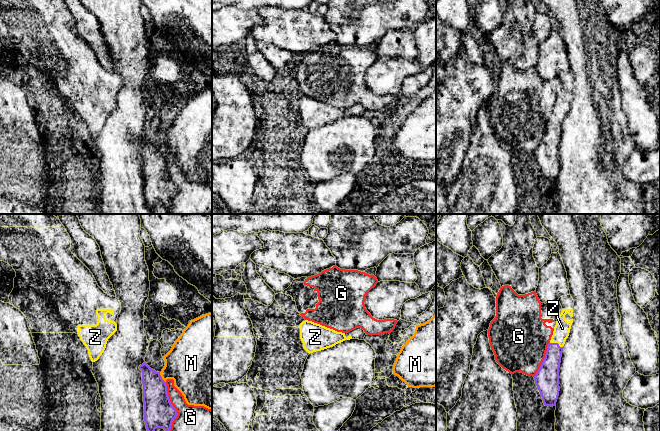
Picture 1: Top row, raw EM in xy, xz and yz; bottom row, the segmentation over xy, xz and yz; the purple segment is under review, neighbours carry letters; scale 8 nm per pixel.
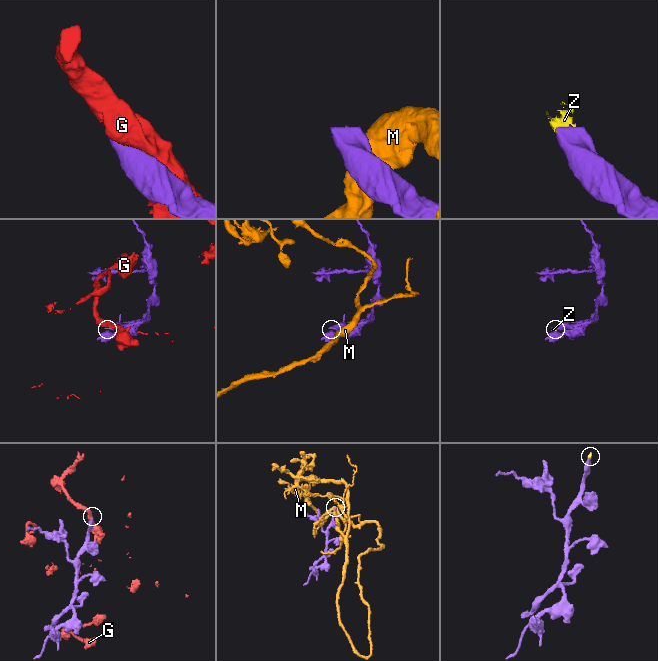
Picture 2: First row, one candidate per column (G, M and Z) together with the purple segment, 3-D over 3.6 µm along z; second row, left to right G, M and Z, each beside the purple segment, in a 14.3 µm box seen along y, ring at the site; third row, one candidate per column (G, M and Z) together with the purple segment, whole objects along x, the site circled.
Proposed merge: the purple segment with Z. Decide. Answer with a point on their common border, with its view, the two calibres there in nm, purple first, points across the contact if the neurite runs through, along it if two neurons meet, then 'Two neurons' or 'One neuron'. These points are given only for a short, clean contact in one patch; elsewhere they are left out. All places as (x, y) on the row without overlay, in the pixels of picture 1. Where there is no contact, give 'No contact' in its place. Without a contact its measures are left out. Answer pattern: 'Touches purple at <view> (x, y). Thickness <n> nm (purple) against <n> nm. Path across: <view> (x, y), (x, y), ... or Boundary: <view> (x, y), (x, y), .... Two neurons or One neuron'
Touches purple at yz (556, 119). Thickness 170 nm (purple) against 130 nm. One neuron

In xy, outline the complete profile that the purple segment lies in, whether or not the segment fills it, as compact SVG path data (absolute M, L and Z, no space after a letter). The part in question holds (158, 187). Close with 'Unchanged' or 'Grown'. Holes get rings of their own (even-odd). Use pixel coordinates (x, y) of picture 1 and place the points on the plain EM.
M146 138L139 142L142 147L144 197L152 211L156 204L170 208L178 189L170 178L166 158L160 148L151 145Z. Unchanged

